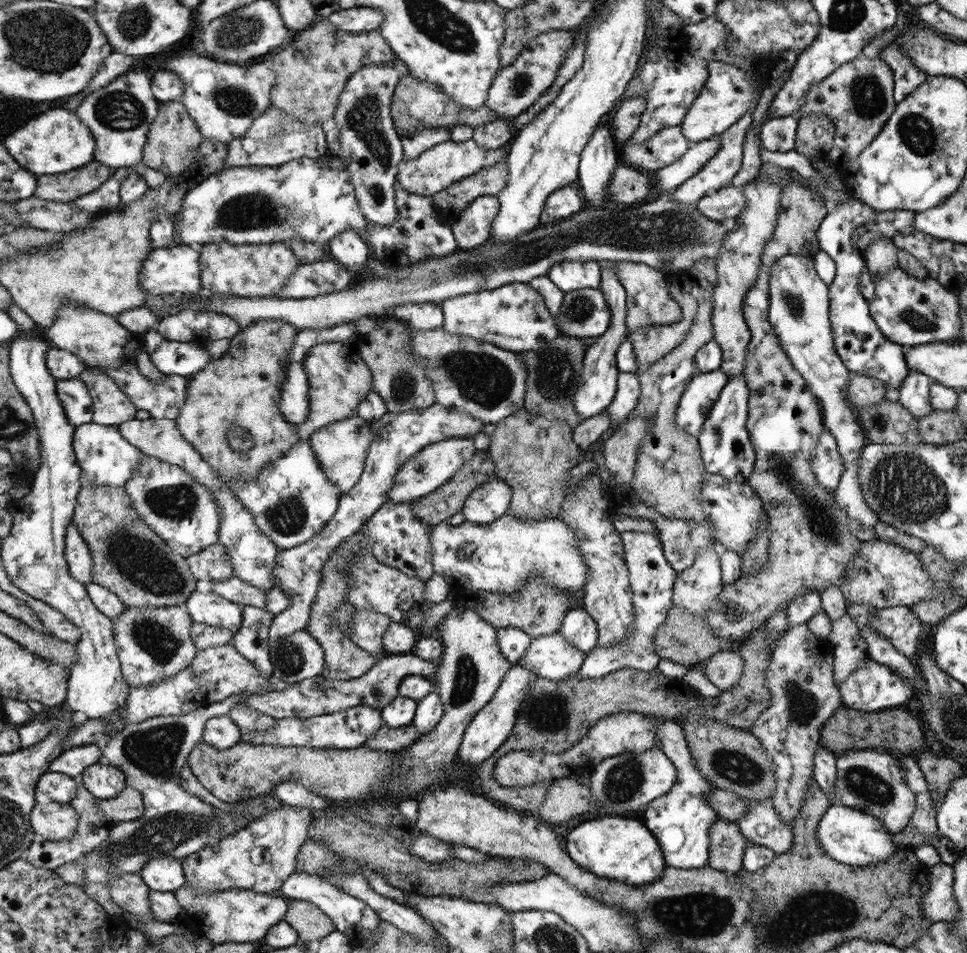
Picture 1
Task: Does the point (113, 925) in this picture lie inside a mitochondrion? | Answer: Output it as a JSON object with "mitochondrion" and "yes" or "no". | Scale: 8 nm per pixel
{"mitochondrion":"no"}

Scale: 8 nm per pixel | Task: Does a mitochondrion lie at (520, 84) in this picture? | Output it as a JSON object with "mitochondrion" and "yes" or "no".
{"mitochondrion":"yes"}

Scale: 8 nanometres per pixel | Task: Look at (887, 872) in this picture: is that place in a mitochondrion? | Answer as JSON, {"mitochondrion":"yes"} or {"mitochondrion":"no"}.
{"mitochondrion":"no"}

